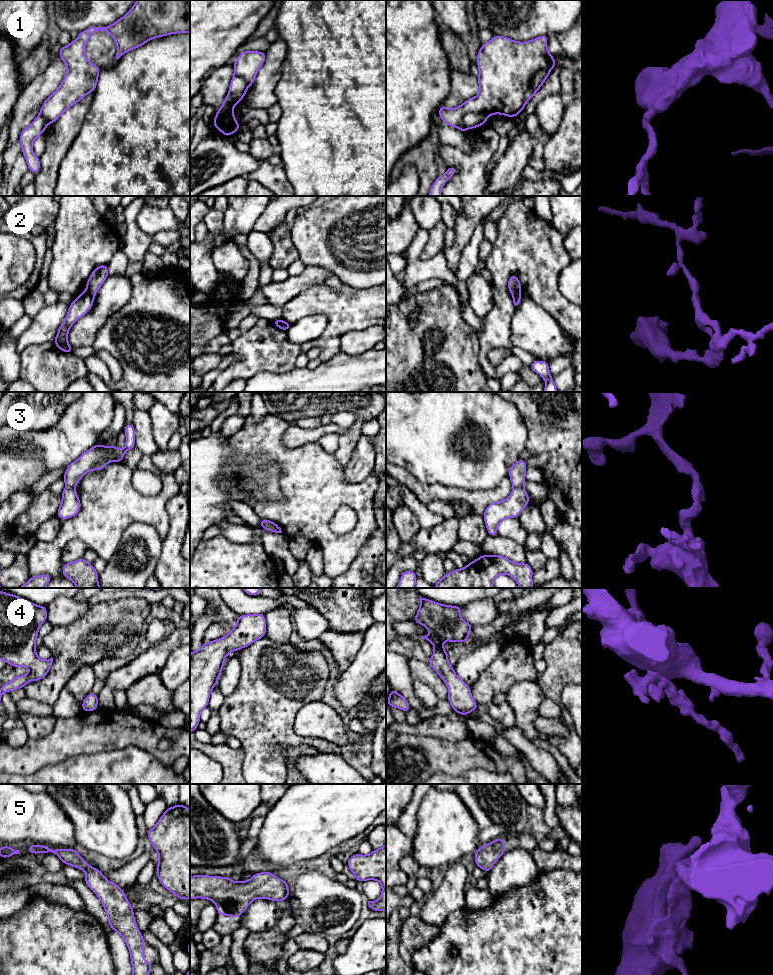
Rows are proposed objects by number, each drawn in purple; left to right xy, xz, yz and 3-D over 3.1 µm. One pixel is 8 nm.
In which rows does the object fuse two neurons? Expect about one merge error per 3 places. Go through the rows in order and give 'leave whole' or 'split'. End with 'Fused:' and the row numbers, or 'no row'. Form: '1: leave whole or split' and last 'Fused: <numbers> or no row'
1: split
2: split
3: split
4: leave whole
5: leave whole
Fused: 1, 2, 3

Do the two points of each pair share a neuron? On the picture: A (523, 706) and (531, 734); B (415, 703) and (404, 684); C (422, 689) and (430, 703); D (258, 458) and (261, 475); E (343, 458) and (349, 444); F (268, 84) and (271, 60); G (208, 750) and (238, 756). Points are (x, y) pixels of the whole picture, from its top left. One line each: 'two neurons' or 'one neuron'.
A: one neuron
B: one neuron
C: one neuron
D: two neurons
E: one neuron
F: one neuron
G: one neuron

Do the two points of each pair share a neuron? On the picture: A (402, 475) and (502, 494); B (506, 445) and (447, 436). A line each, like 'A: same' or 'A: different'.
A: same
B: same

